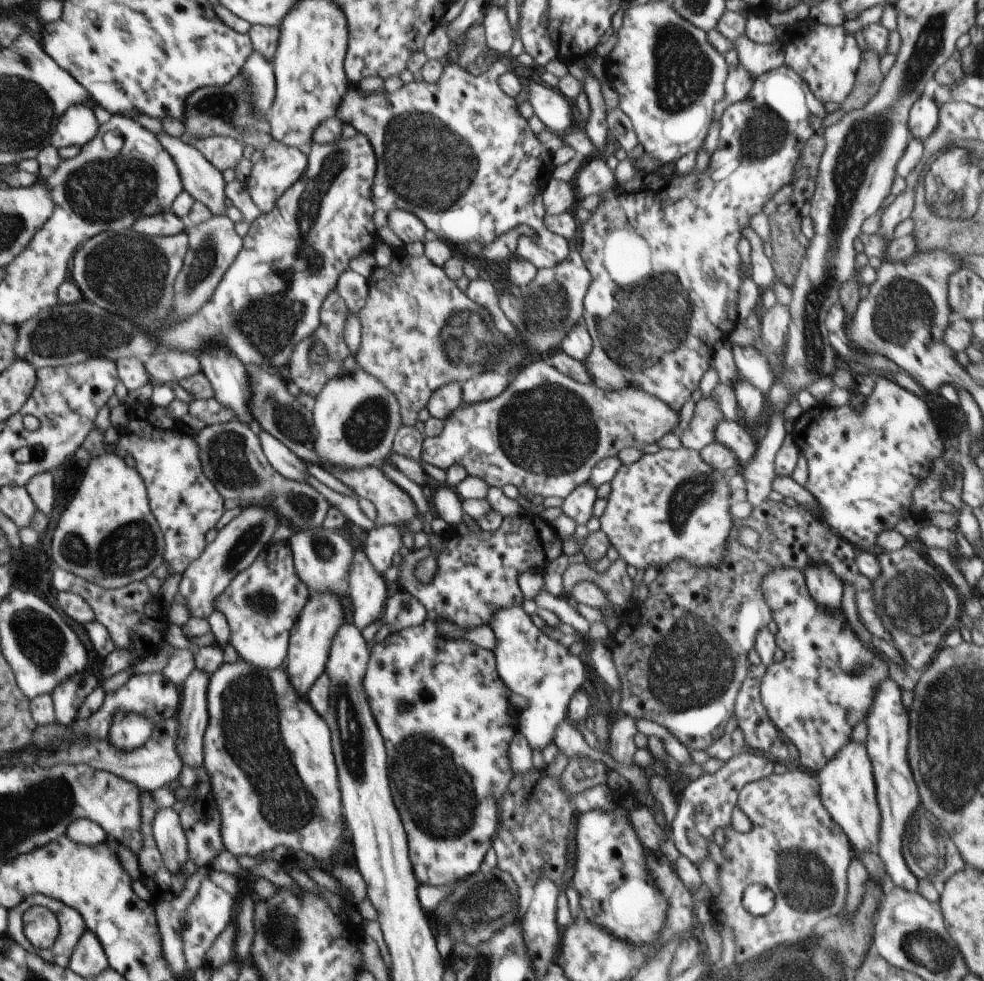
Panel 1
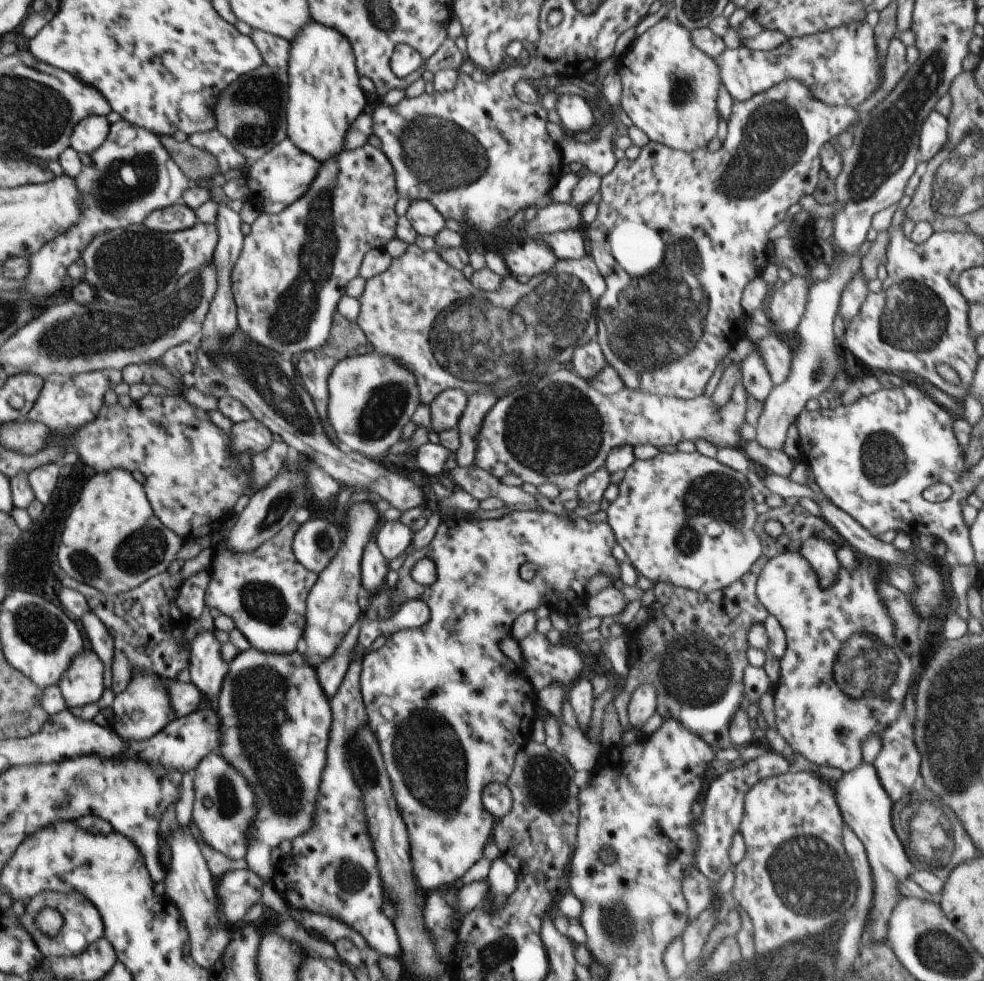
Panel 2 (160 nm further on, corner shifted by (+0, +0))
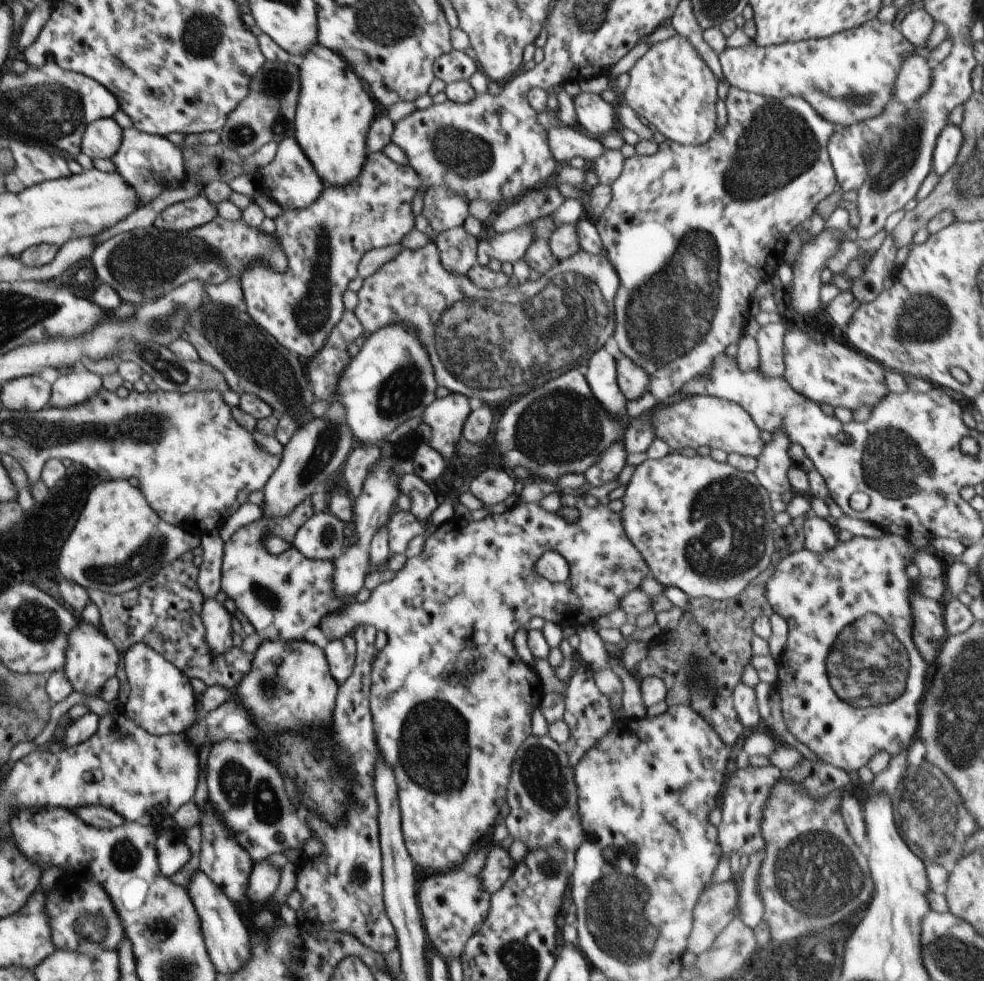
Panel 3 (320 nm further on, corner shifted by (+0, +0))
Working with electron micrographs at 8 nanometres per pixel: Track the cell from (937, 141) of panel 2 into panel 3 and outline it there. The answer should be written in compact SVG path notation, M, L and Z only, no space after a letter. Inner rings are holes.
M946 125L946 128L937 138L933 152L932 171L936 171L939 177L943 177L958 161L960 147L964 135L962 129L956 125Z

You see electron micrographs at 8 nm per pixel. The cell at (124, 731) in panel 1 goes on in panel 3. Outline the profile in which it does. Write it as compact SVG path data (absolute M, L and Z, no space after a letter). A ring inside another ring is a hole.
M144 643L133 644L122 654L122 662L131 693L128 702L120 711L153 735L175 735L186 733L200 718L197 710L197 695L188 678L176 665L162 653Z

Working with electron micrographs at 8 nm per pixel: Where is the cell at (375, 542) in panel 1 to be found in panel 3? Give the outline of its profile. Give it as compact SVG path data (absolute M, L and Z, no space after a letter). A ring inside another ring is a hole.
M411 512L392 513L387 524L389 530L389 549L393 555L404 554L408 542L414 536L422 535L426 524L417 519Z

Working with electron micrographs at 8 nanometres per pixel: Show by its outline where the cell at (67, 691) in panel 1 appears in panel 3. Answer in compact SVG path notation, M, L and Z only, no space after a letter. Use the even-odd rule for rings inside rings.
M82 619L82 622L78 623L77 628L74 628L70 634L65 666L62 670L74 691L82 691L87 695L102 695L105 682L115 676L120 660L119 650L105 632Z

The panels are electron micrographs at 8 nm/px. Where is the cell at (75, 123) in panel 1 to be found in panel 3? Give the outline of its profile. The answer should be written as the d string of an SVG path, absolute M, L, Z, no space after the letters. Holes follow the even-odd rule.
M106 117L91 122L83 132L81 152L90 158L112 158L122 144L123 128Z

